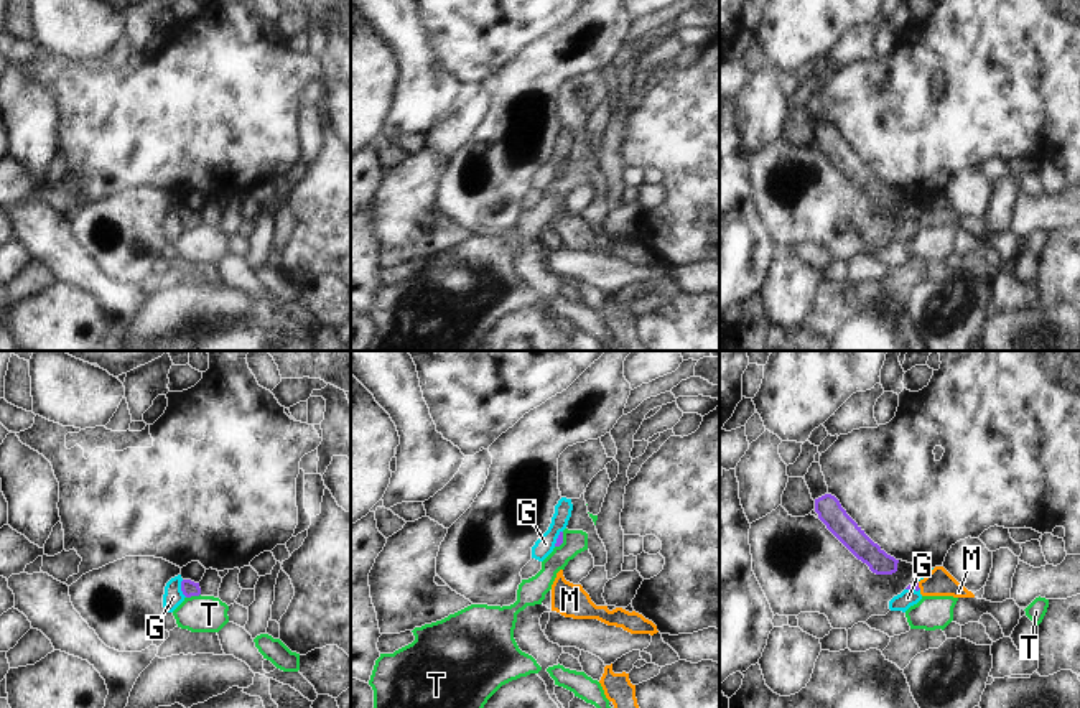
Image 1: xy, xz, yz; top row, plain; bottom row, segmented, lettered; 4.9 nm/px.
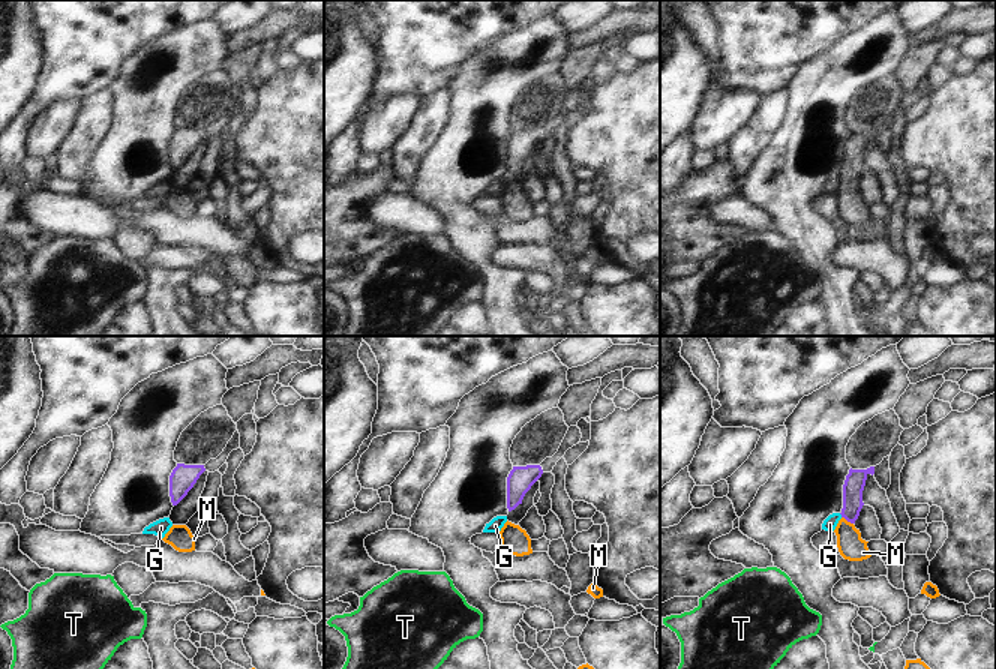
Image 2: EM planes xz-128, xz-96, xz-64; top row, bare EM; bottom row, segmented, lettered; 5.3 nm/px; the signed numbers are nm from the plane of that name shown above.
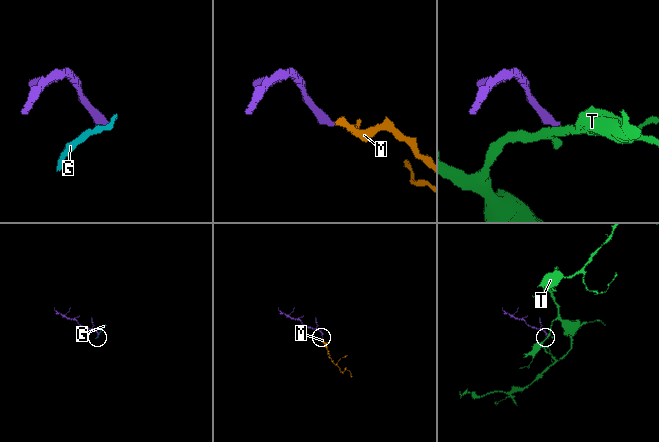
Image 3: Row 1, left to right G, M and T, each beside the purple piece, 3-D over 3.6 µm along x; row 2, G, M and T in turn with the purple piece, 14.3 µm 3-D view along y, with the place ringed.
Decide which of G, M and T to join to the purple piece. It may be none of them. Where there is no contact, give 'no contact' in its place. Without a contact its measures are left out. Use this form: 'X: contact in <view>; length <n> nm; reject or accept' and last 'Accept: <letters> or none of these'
G: contact in xy; length 90 nm; reject
M: contact in yz; length 40 nm; accept
T: contact in xy; length 80 nm; reject
Accept: M

